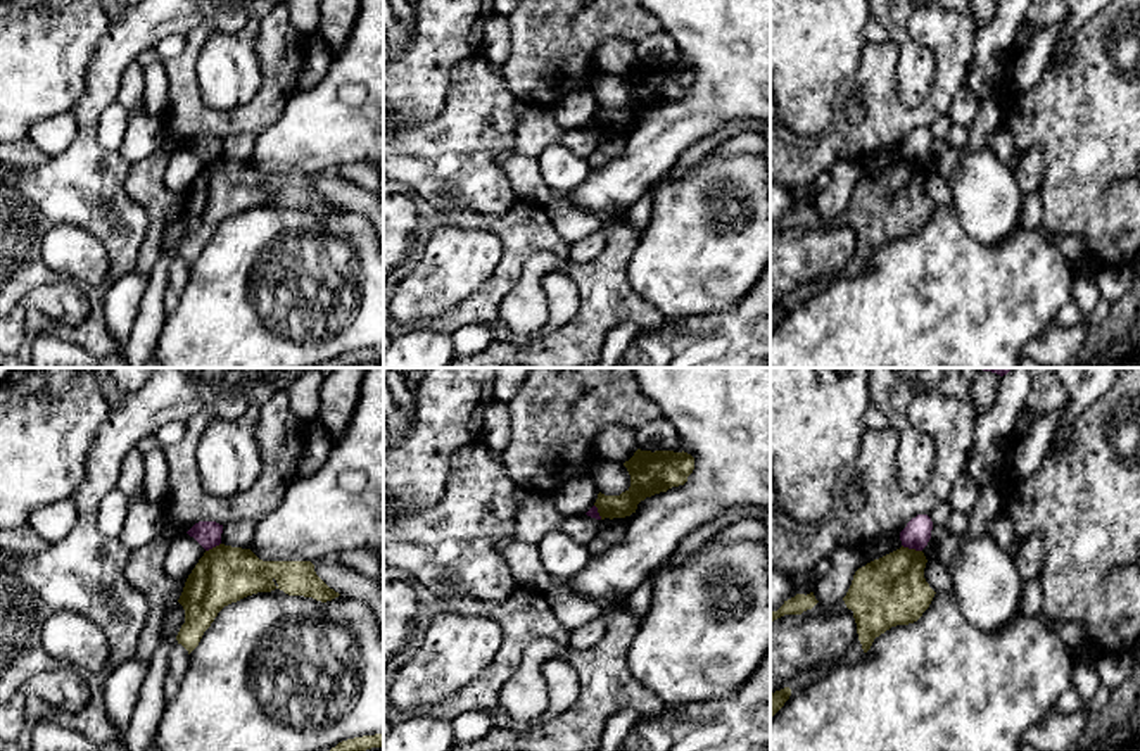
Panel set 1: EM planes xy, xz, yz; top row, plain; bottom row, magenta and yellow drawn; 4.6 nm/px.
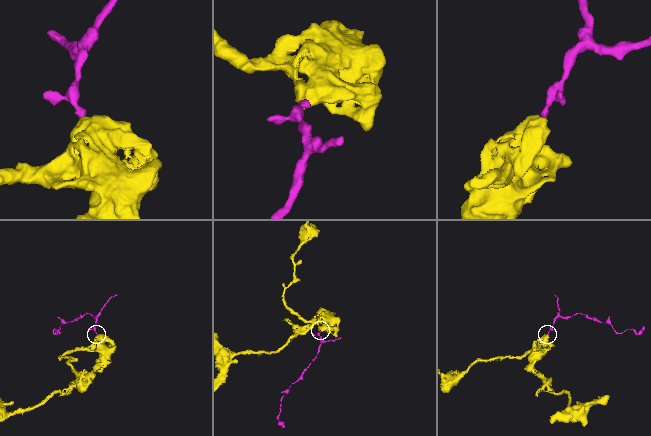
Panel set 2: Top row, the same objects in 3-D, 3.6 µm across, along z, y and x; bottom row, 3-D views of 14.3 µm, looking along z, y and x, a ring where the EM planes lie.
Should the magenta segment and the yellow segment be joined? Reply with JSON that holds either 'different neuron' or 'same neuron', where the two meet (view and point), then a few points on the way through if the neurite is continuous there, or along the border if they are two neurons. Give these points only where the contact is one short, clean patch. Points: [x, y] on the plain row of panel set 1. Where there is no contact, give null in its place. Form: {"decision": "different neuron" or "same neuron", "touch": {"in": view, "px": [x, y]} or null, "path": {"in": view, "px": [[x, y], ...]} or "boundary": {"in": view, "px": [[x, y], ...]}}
{"decision": "different neuron", "touch": {"in": "yz", "px": [912, 161]}, "boundary": {"in": "yz", "px": [[902, 157], [921, 164]]}}

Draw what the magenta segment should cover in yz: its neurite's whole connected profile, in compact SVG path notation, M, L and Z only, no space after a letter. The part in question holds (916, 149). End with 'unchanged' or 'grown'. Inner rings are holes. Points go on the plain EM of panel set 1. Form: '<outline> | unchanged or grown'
M917 128L900 145L903 161L922 164L931 152L933 135L928 128Z | unchanged

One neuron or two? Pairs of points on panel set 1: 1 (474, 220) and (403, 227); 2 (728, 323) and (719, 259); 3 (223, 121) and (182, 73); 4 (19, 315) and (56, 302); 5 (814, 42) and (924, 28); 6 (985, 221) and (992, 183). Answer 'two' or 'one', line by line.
1: two
2: two
3: one
4: one
5: two
6: one

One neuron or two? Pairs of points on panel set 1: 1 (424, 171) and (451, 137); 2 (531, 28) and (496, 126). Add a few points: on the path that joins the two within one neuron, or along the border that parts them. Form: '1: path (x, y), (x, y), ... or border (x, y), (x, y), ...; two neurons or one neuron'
1: path (430, 163), (448, 145); one neuron
2: border (500, 68), (506, 87), (519, 99); two neurons

